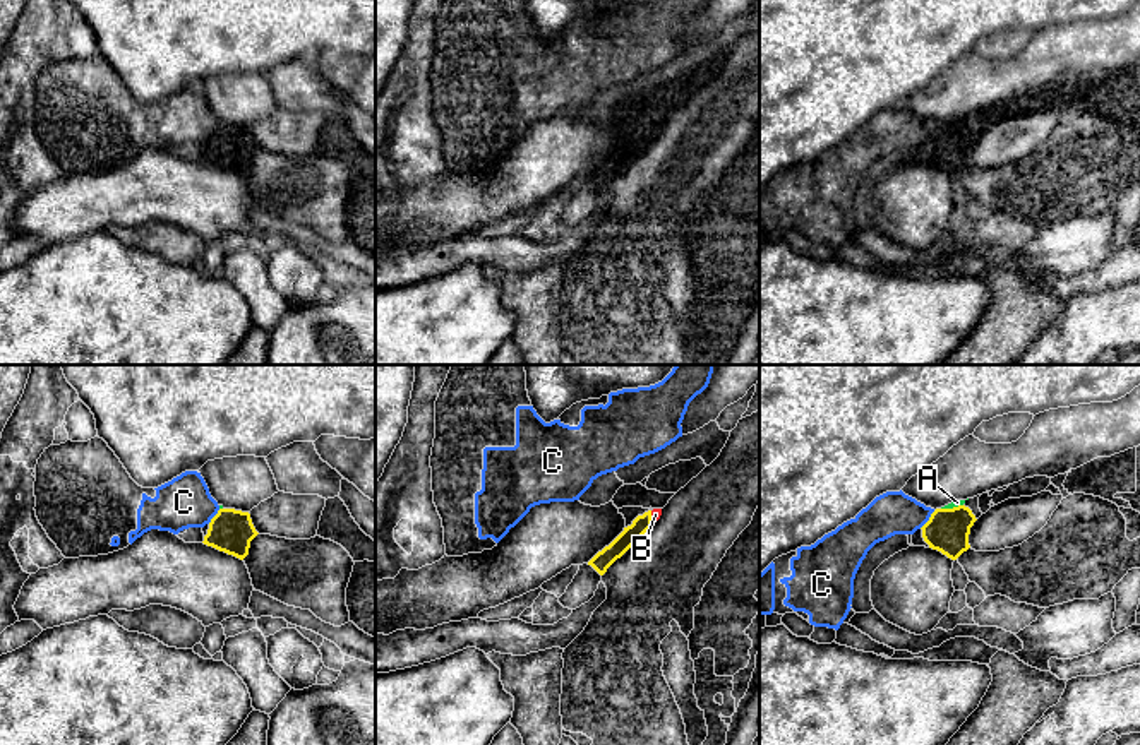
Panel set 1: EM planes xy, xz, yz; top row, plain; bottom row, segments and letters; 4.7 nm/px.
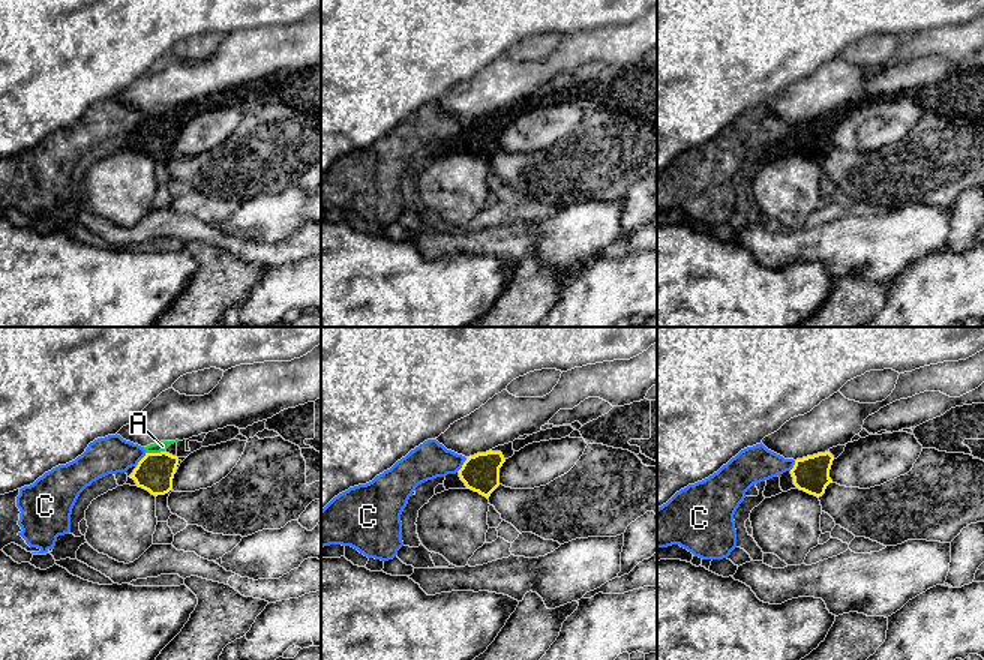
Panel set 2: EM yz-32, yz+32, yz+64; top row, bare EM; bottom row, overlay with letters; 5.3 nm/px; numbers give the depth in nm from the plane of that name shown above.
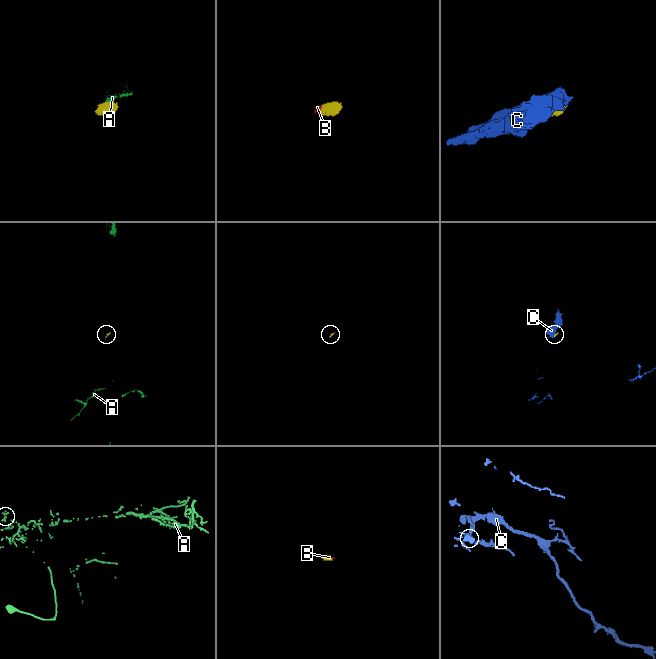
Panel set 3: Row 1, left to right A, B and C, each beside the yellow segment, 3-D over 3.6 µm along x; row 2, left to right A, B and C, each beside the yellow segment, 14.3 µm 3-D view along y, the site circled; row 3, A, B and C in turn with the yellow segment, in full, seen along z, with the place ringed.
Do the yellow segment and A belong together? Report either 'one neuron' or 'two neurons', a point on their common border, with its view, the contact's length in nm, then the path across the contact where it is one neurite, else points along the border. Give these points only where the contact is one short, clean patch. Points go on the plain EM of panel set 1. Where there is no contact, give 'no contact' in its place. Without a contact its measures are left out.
two neurons | yz (952, 125) | 110 nm | along yz (962, 120), (942, 125)

